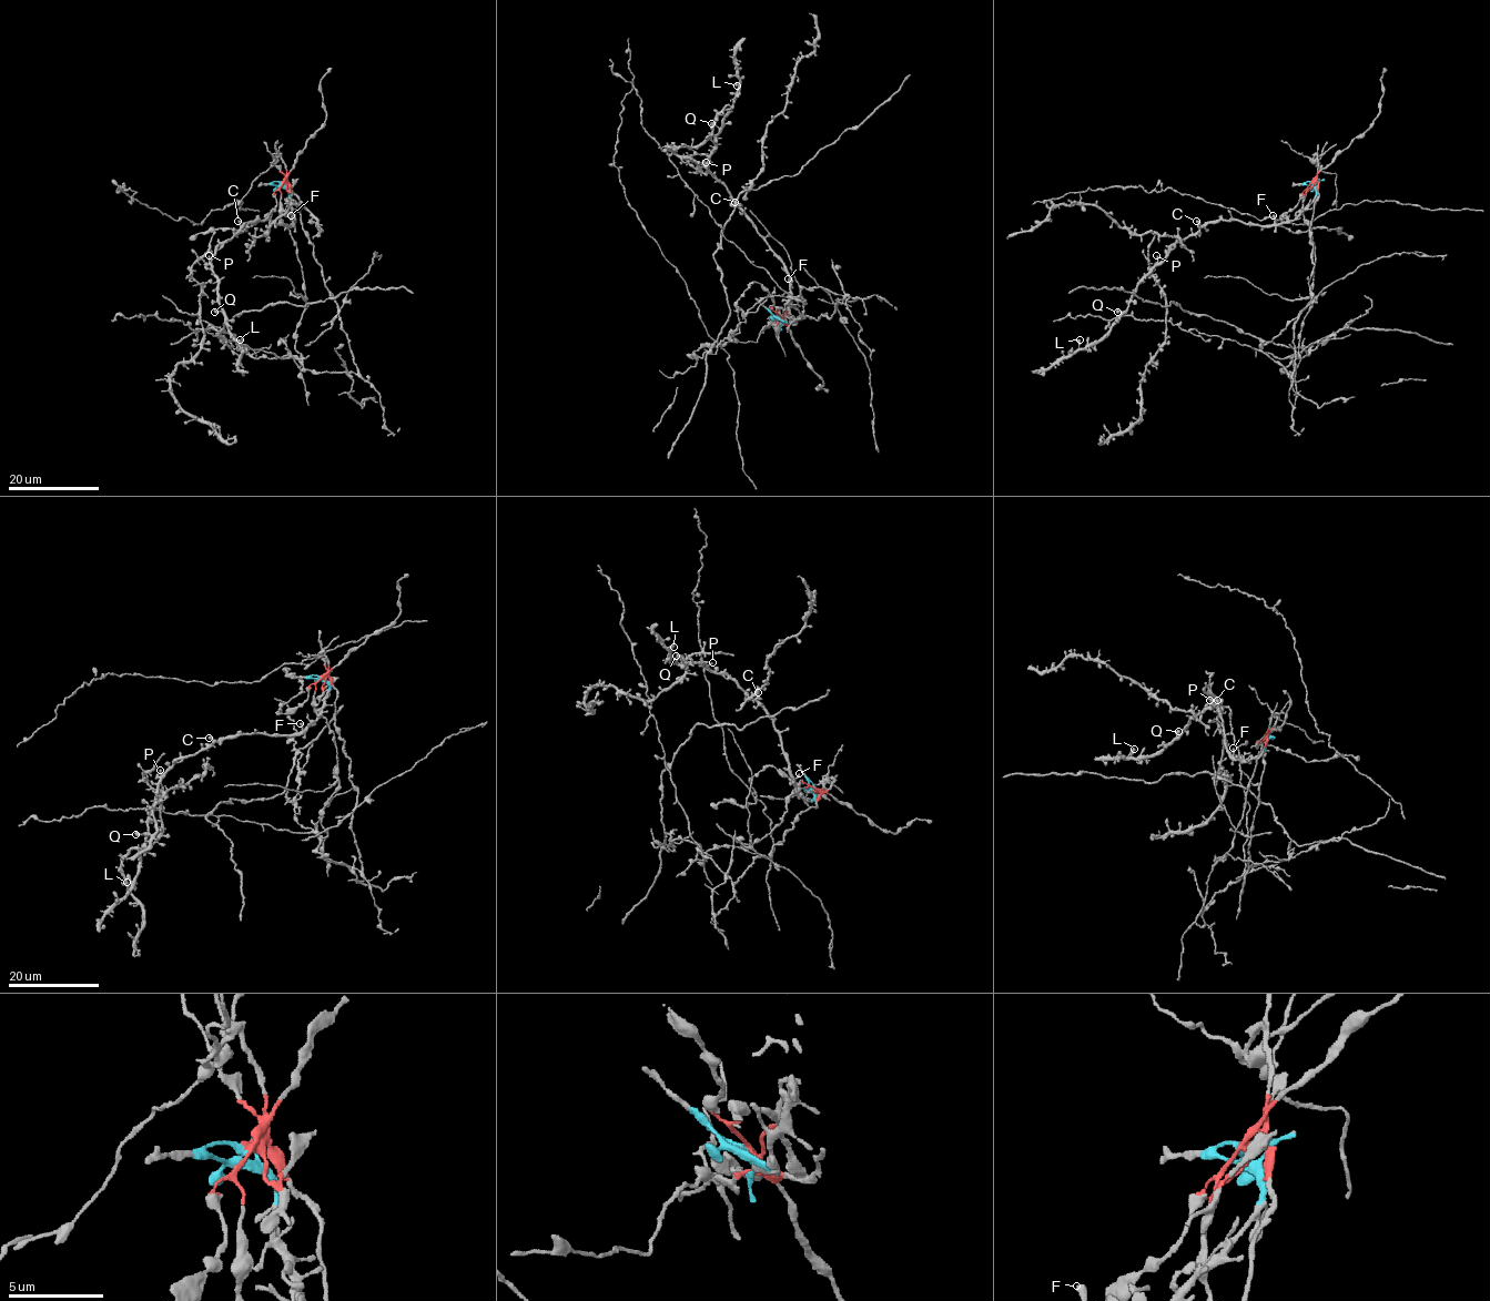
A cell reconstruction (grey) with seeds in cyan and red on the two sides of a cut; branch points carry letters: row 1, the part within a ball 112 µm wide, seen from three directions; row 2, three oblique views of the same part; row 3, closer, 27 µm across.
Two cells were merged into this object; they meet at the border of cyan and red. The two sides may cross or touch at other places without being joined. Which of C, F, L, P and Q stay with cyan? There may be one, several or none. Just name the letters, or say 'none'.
C, F, L, P, Q

